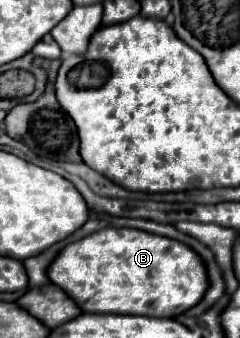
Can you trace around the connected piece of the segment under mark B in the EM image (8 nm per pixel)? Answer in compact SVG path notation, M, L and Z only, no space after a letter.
M107 226L97 230L77 242L67 244L55 260L47 268L47 278L57 284L65 294L75 300L75 304L83 312L97 314L133 314L133 316L153 316L153 318L175 318L185 310L193 308L201 294L205 294L205 286L209 286L205 266L201 266L201 258L193 254L181 242L173 242L171 238L153 236L135 228L117 228Z

